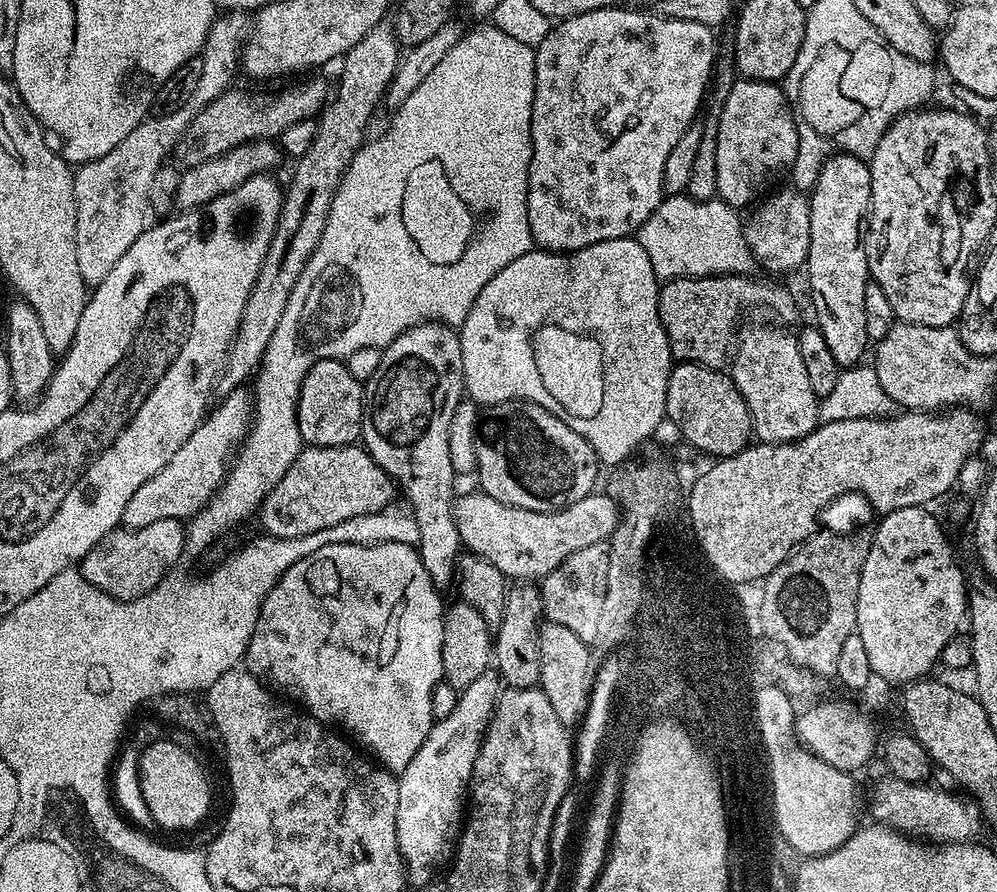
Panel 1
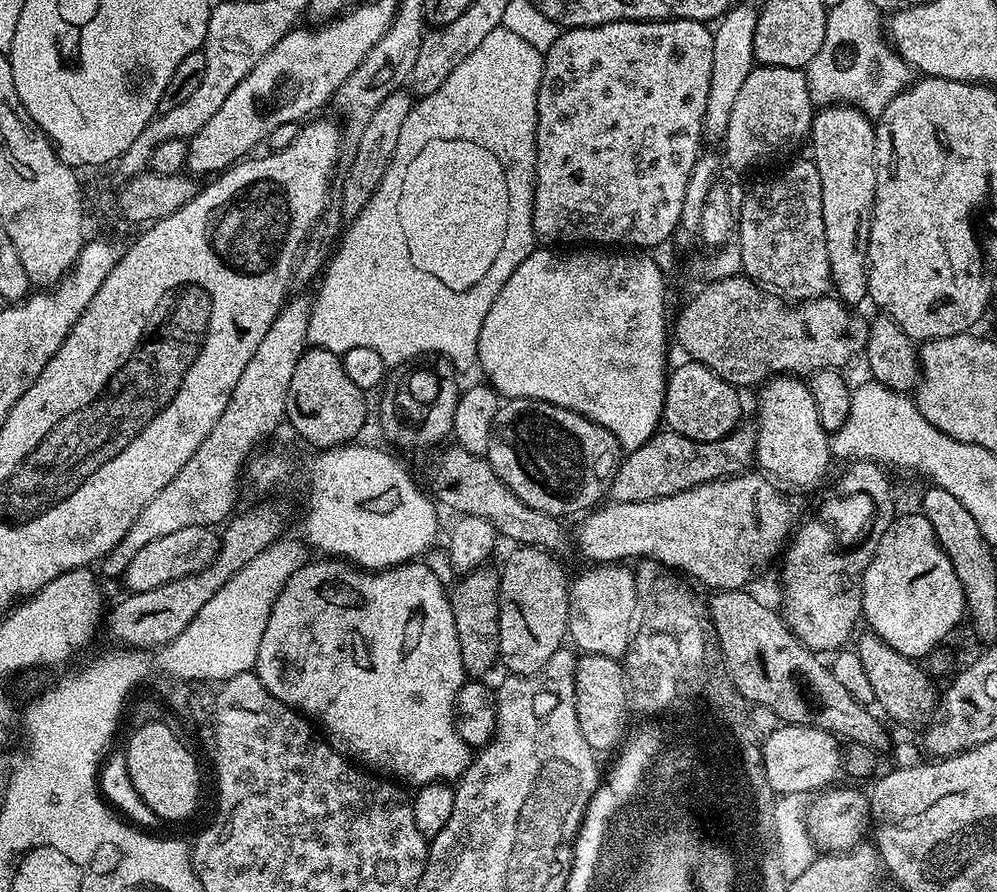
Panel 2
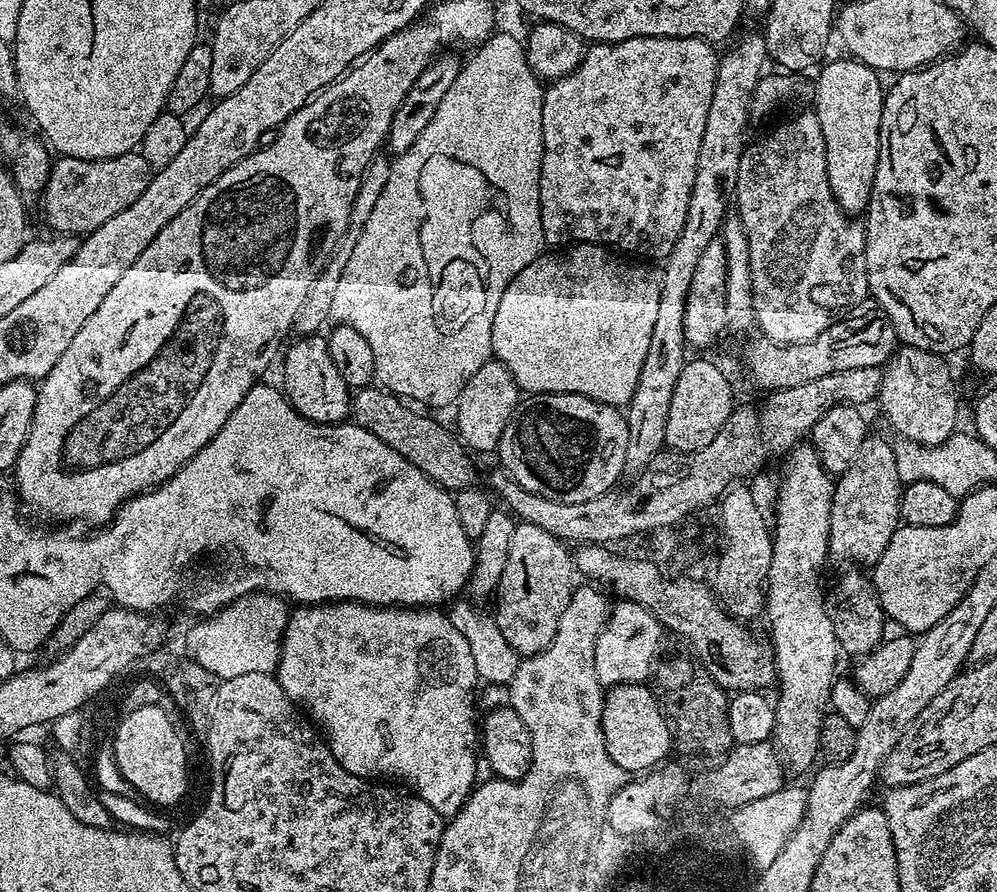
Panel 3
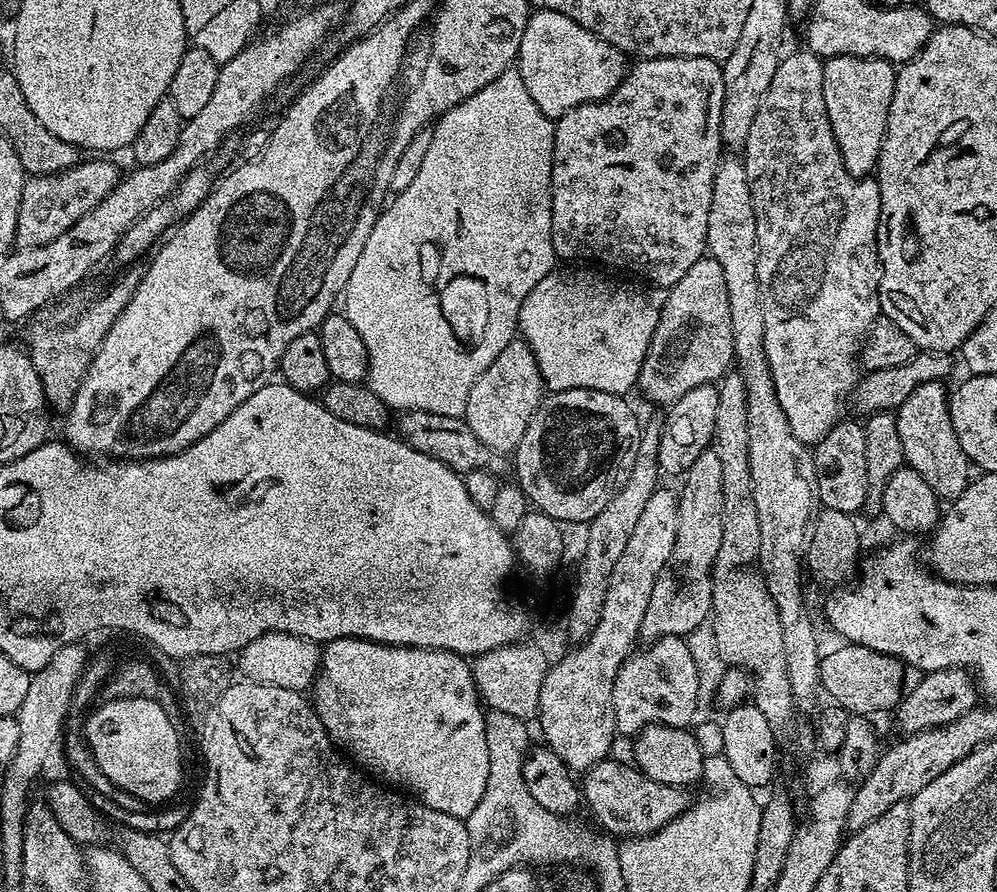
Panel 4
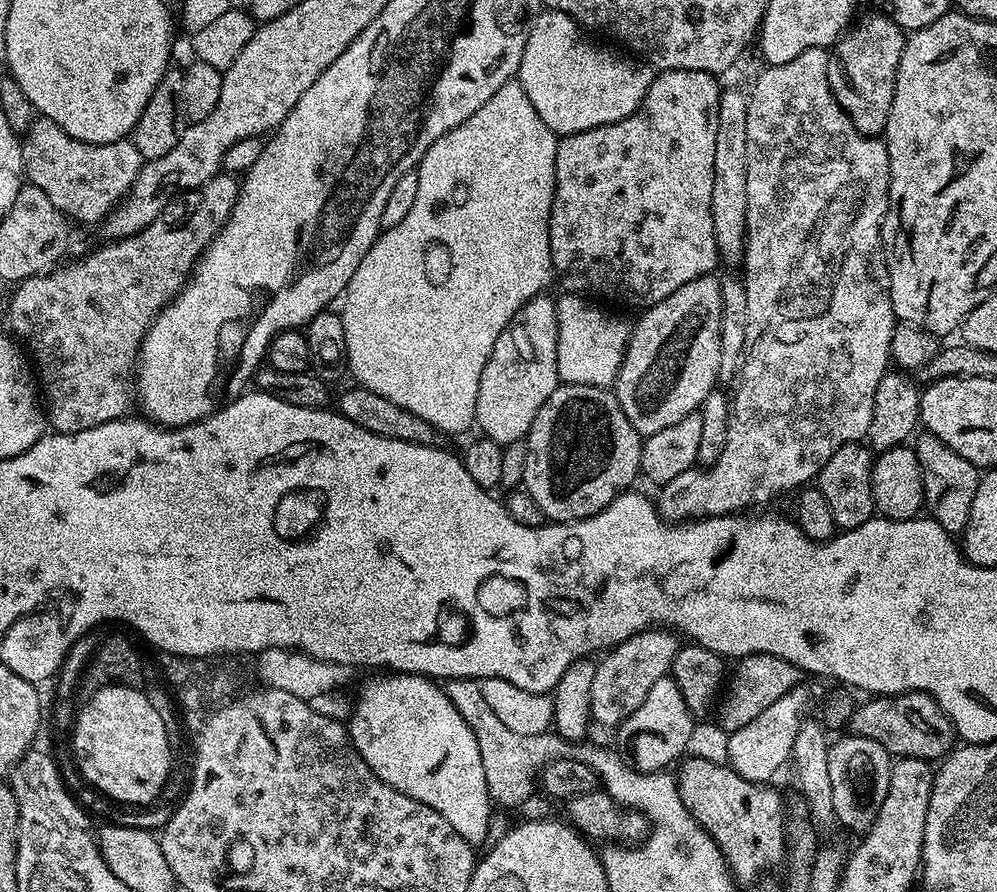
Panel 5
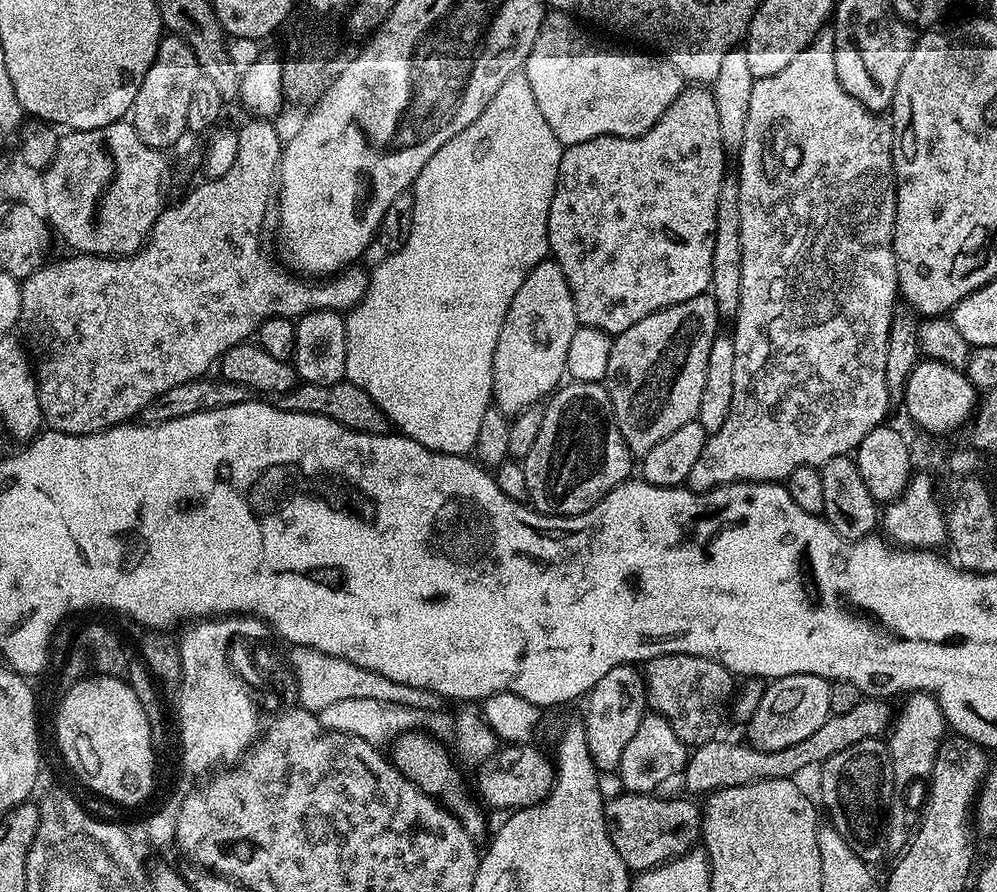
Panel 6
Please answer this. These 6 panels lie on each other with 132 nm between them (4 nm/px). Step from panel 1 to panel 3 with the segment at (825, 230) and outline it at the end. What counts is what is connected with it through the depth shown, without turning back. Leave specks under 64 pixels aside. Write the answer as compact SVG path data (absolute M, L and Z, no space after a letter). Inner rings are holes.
M829 59L819 69L821 72L816 80L814 111L818 126L822 126L822 138L826 142L826 174L830 178L830 190L844 212L864 214L868 210L878 166L886 88L880 85L881 77L875 68L866 66L860 60L843 59Z

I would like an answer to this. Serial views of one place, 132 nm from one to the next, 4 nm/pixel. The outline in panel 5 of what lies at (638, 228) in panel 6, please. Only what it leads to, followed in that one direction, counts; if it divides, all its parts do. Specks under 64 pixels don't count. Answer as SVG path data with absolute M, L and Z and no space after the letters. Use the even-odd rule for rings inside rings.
M698 70L661 71L653 75L650 90L640 103L640 109L613 124L598 126L594 130L579 132L573 136L559 137L556 146L556 193L550 210L550 254L552 266L564 275L564 284L569 293L605 296L608 300L621 300L624 304L637 304L643 310L670 298L678 286L694 282L694 278L715 273L718 265L716 239L714 238L714 218L710 214L710 194L714 194L714 141L718 134L718 102L722 91L717 77L710 72Z

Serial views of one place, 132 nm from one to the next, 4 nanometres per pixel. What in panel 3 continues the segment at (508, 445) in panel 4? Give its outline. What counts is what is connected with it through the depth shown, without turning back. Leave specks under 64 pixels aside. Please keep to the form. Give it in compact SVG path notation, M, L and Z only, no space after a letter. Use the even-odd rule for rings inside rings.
M495 358L487 360L482 370L478 370L478 374L474 374L470 382L466 382L460 399L454 405L456 411L454 428L473 453L495 453L499 449L500 440L504 437L508 423L521 407L520 396L522 397L522 389L514 382L510 370L506 370L506 366Z

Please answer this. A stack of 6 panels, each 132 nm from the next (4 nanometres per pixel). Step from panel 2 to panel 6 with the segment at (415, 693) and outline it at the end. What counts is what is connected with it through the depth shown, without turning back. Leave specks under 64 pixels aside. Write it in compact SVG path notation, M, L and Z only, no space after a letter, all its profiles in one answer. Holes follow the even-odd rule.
M419 731L405 732L403 735L397 736L391 745L391 748L393 748L392 752L390 751L390 759L395 764L396 769L410 783L417 784L426 795L442 802L453 816L457 816L460 819L460 824L466 830L466 834L470 834L472 840L483 841L489 835L489 832L488 824L484 821L483 814L480 813L481 805L471 795L468 797L460 789L460 772L456 769L455 762L448 757L447 750L442 748L440 744L439 739L429 738Z

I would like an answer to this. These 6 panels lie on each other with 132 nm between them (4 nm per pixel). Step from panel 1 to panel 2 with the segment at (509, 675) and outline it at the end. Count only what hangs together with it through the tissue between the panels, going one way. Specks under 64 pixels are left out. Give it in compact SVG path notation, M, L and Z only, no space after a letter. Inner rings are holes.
M516 546L511 549L508 561L500 573L500 609L498 610L499 659L508 667L509 673L518 676L534 674L552 657L566 640L568 631L569 577L564 577L564 568L555 560L551 551L531 546Z

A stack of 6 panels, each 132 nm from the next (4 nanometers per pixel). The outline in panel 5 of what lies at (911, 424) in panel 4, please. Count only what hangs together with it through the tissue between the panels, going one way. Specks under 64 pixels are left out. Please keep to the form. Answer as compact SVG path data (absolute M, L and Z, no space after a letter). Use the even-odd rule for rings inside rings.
M927 434L921 436L920 441L915 441L914 447L920 469L924 475L924 503L927 511L930 513L931 519L939 522L947 532L963 533L964 528L970 522L970 506L974 506L974 494L980 485L981 473L973 464L966 462L966 458L962 458L962 454L954 454L954 450L947 448L938 438Z

